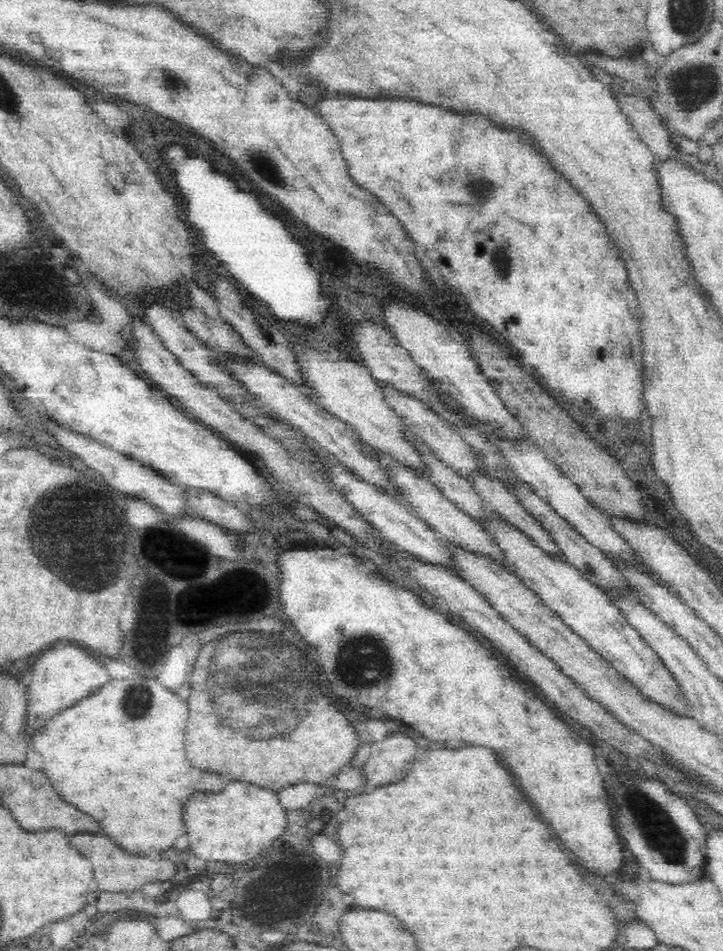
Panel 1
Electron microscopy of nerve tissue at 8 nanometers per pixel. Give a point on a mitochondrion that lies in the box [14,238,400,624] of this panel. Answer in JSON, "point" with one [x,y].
{"point":[62,550]}

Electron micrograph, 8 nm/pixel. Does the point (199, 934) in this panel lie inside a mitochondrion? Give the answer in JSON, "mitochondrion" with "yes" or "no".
{"mitochondrion":"no"}

